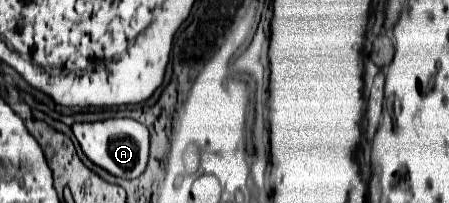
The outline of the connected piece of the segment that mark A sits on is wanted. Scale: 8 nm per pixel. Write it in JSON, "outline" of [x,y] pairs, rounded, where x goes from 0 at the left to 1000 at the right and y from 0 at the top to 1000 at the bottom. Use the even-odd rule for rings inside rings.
{"outline":[[[238,586],[216,606],[167,606],[163,665],[171,675],[198,793],[220,813],[269,882],[310,872],[332,793],[332,635],[301,586]]]}

